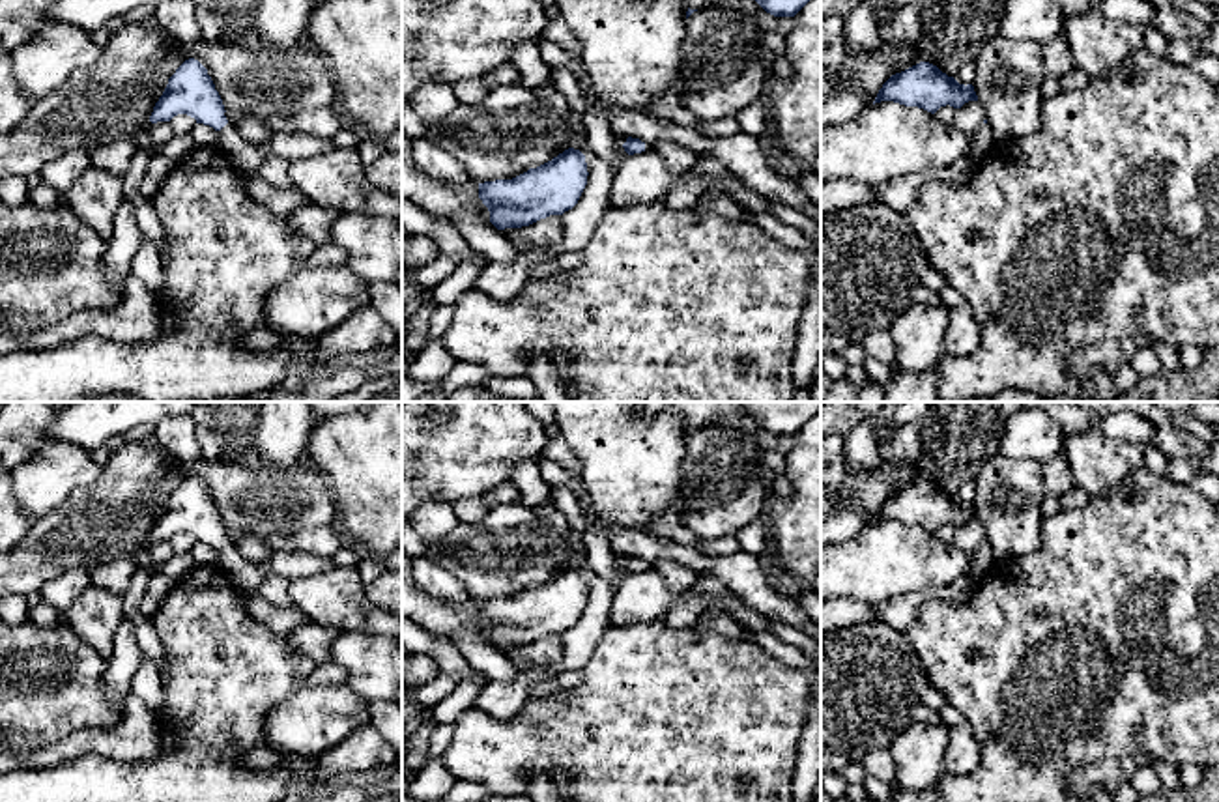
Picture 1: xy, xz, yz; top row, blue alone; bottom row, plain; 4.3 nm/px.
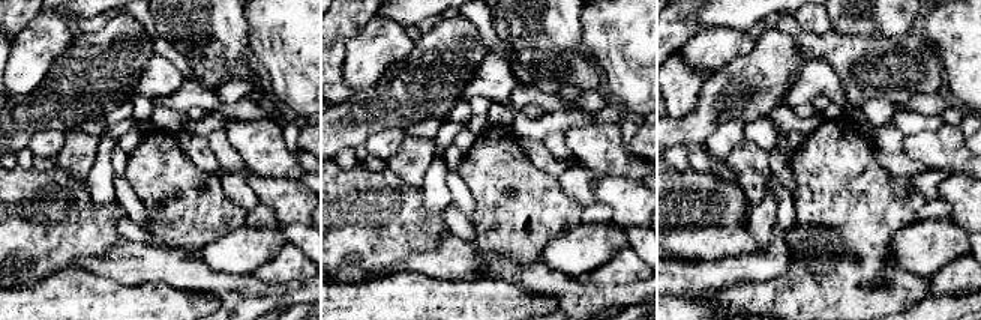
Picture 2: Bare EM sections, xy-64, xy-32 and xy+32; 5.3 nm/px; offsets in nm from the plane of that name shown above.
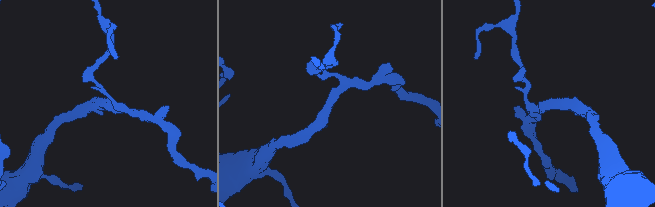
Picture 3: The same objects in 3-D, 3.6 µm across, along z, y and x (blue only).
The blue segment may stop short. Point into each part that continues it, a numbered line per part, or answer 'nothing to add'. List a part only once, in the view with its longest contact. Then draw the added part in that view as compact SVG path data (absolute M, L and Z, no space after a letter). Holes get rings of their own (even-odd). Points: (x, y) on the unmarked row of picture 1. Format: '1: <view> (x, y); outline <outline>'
1: xy (292, 565); outline M226 542L219 550L219 557L219 566L234 581L234 585L243 591L256 591L271 574L279 574L288 581L294 581L337 566L331 557L318 557L307 551L275 551L265 563L252 565L237 553L236 544L232 542Z

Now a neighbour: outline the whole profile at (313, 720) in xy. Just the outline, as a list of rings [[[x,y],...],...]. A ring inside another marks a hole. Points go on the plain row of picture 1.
[[[305,684],[267,716],[264,738],[280,753],[316,759],[368,723],[368,701],[348,684]]]

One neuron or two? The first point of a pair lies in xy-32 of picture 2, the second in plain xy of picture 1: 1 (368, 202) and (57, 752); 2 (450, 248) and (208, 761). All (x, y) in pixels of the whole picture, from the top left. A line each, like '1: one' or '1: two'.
1: two
2: two

